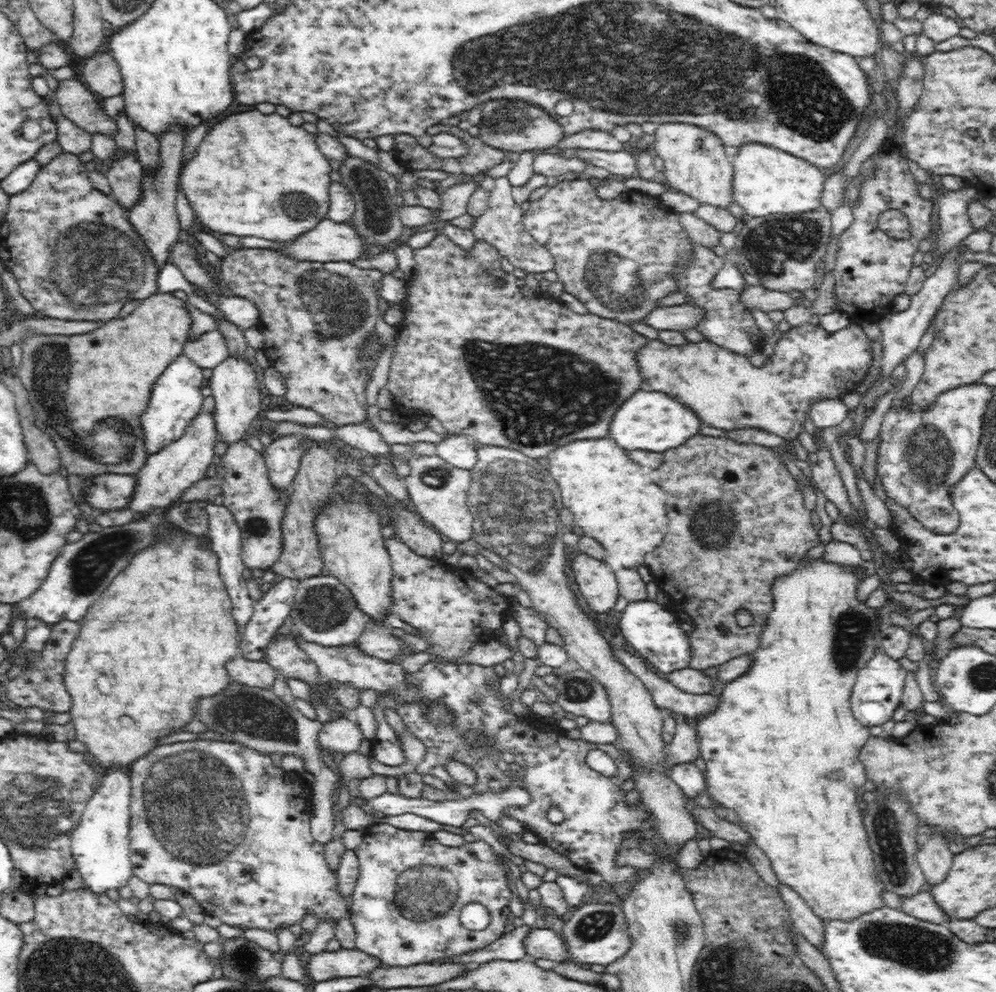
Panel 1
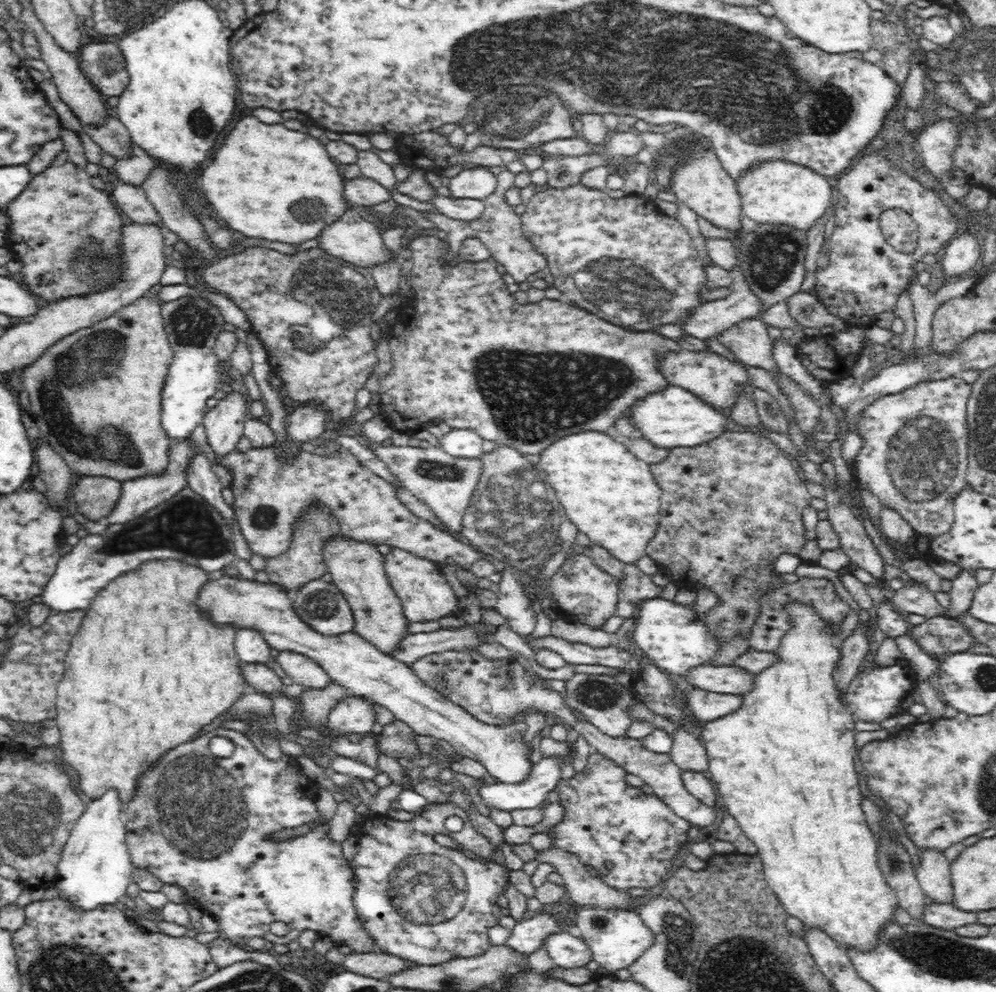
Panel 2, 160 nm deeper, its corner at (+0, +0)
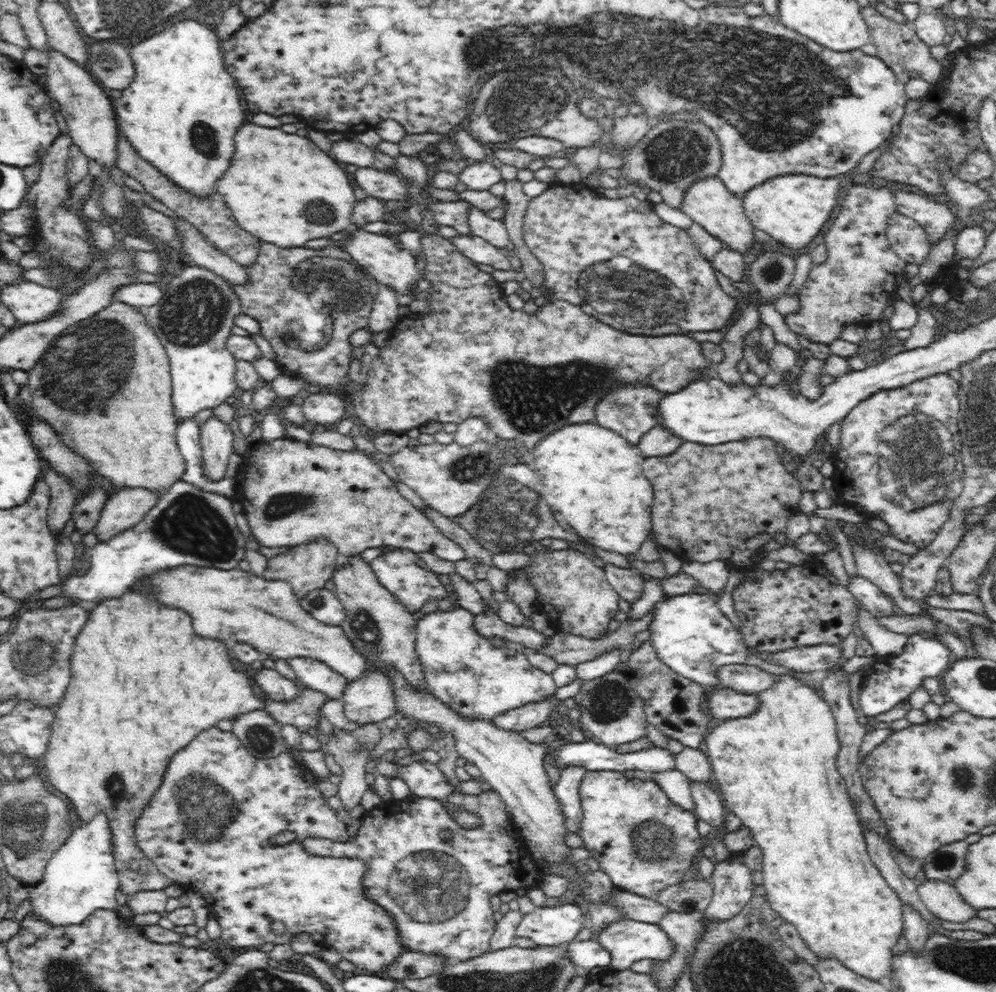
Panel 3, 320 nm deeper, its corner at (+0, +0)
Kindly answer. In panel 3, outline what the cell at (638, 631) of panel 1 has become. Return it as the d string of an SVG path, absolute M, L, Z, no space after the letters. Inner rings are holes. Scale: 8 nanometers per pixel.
M687 593L681 596L674 596L659 602L652 610L652 621L650 632L652 632L652 642L662 660L663 665L667 665L674 673L689 678L702 686L718 686L721 682L718 670L722 666L732 664L746 664L749 655L758 655L762 661L774 664L772 653L762 653L753 646L748 645L744 640L741 631L730 621L720 608L716 606L717 600L706 594Z

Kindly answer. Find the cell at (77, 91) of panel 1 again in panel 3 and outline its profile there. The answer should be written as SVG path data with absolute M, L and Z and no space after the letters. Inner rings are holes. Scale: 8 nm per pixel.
M121 134L117 145L118 156L116 165L120 170L123 170L125 175L140 182L143 188L146 189L146 192L152 194L154 198L162 202L162 204L165 204L170 210L174 210L182 219L194 225L208 239L208 242L212 243L221 251L224 251L238 264L241 264L243 267L249 267L256 261L262 241L244 230L237 223L235 216L226 206L225 201L220 195L214 195L205 199L194 197L194 195L173 184L158 169L142 159L134 151L134 147L130 145L130 141L126 137L121 136Z

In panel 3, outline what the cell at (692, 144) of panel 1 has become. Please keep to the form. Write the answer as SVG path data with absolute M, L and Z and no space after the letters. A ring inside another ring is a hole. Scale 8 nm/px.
M717 177L698 179L687 188L684 195L681 211L688 215L694 223L706 229L710 235L716 237L718 241L722 241L722 246L732 251L740 253L744 256L754 246L754 232L756 229L746 216L743 207L743 199L737 195L730 193L726 189L721 179Z

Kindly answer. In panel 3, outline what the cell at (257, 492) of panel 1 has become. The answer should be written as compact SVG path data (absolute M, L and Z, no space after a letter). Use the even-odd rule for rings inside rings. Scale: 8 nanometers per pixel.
M276 438L264 443L246 458L246 474L240 487L239 502L252 535L262 547L294 548L316 539L329 540L341 558L359 555L366 548L392 546L412 553L428 552L456 563L466 559L465 551L448 539L425 513L412 505L397 489L396 482L380 466L380 459L364 449L336 450L312 441Z

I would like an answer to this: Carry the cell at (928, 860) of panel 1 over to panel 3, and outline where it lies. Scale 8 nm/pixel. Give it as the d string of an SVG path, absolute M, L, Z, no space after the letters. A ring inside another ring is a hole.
M928 879L917 886L920 900L940 921L965 923L977 916L978 910L970 906L955 885Z

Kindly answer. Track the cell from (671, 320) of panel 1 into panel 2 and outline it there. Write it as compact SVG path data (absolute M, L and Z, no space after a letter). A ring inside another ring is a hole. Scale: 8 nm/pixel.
M736 266L730 274L733 278L732 293L724 299L708 301L696 308L692 316L680 325L686 334L704 341L711 340L742 320L759 316L762 303L753 296L742 271Z

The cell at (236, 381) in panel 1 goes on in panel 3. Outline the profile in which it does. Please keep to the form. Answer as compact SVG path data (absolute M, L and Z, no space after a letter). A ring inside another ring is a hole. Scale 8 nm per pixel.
M214 416L200 425L204 477L210 481L225 482L229 456L235 450L232 430Z

